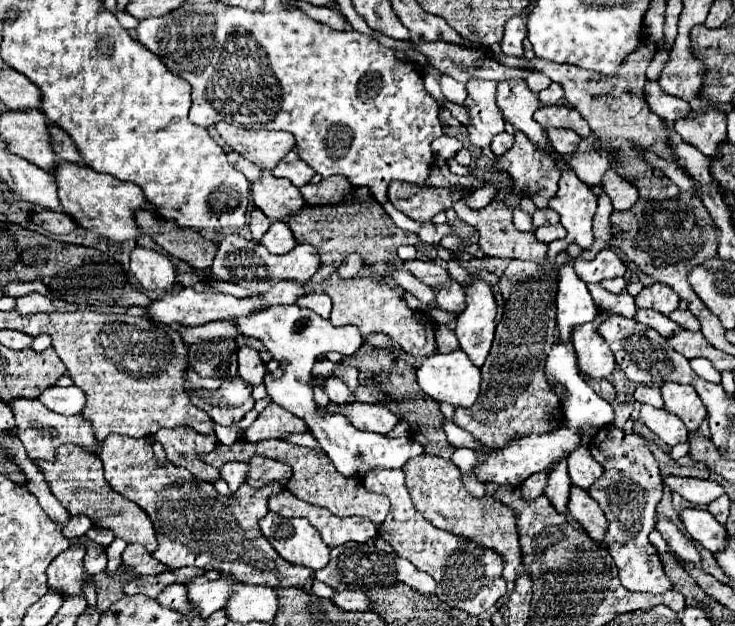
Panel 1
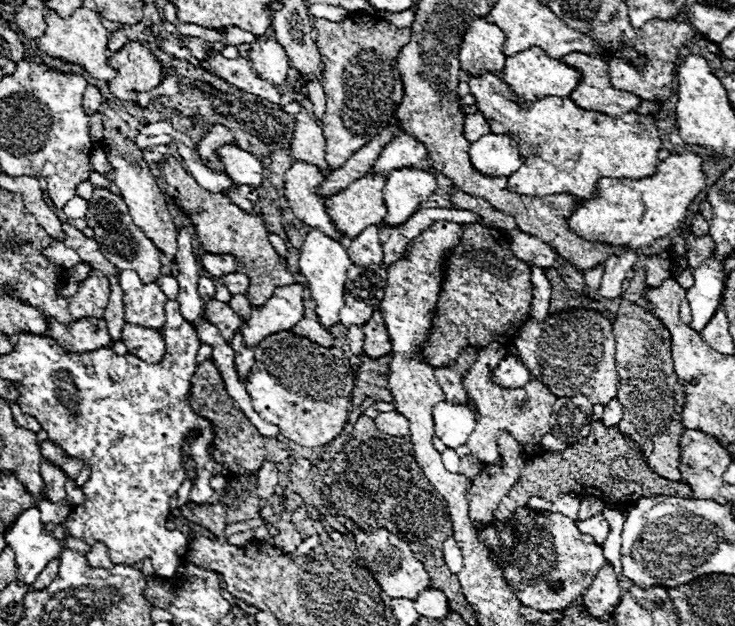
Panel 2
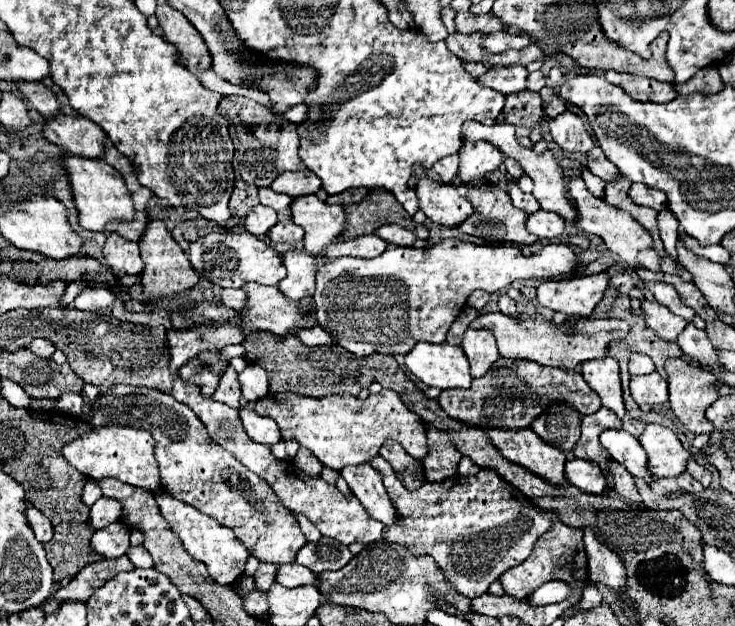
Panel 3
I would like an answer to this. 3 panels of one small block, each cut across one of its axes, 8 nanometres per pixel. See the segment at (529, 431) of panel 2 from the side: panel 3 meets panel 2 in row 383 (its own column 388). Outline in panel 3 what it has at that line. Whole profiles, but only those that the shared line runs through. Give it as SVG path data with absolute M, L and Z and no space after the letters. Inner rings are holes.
M374 456L370 460L370 464L376 470L380 470L388 496L390 496L392 504L396 506L396 510L400 512L400 524L386 528L384 540L404 544L418 554L430 554L436 560L436 564L440 566L440 570L444 572L444 576L448 578L448 582L452 582L452 586L468 598L486 594L490 582L498 580L508 568L524 562L524 558L528 558L528 554L532 552L536 540L552 526L554 520L560 520L560 516L556 512L534 506L512 484L508 484L504 478L500 478L494 470L488 470L488 468L482 468L474 476L456 474L442 482L424 482L422 488L410 492L396 478L392 466L382 456Z

